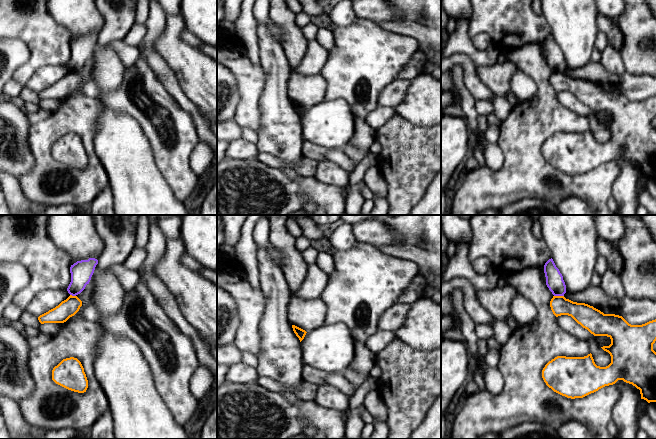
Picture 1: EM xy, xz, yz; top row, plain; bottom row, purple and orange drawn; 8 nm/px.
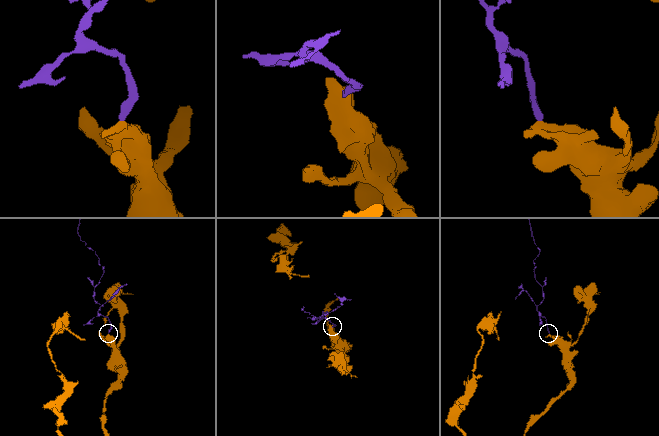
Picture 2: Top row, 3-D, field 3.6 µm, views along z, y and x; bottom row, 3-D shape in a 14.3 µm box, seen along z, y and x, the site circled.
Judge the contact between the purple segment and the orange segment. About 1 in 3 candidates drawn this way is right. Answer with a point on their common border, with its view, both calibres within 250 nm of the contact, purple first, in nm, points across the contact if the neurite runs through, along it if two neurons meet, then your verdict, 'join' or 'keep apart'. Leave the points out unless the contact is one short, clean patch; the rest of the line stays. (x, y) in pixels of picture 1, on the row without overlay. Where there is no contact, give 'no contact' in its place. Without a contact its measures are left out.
meets purple in yz at (559, 71); 140 nm thick on the purple side, 170 nm on the other; keep apart

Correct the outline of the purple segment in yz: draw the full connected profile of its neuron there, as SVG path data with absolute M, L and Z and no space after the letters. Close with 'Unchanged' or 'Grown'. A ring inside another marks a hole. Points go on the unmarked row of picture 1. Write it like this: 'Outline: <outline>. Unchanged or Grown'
Outline: M549 35L544 41L546 61L554 72L564 72L566 61L563 52L556 43L553 35Z. Unchanged

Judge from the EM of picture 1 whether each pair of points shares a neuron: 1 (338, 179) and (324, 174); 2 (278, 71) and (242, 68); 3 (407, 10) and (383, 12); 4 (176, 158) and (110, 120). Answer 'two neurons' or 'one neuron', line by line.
1: one neuron
2: two neurons
3: two neurons
4: two neurons

